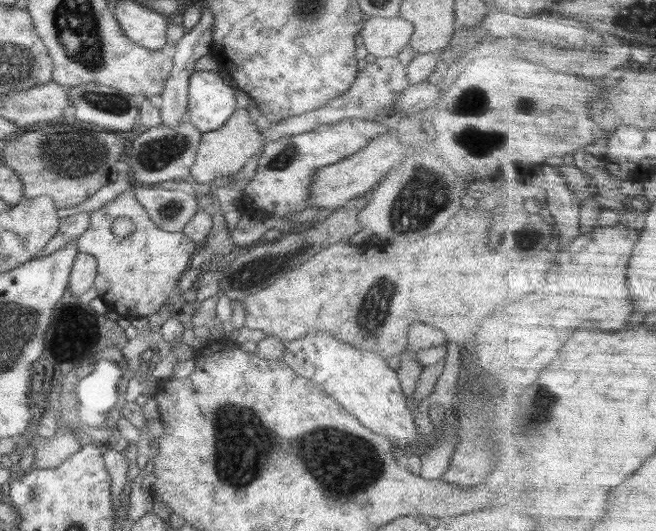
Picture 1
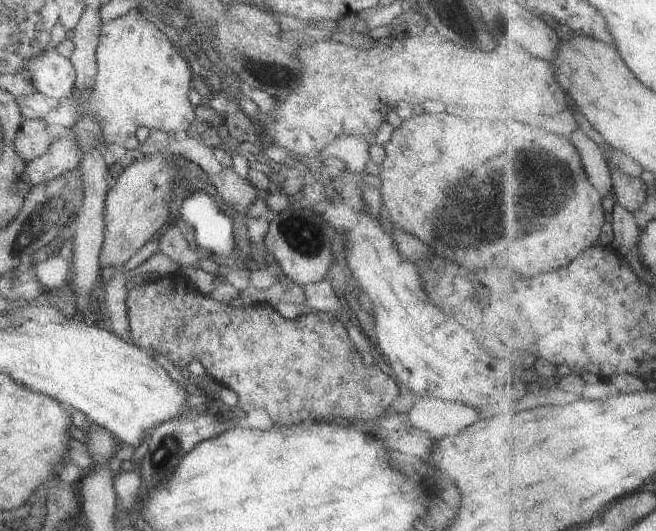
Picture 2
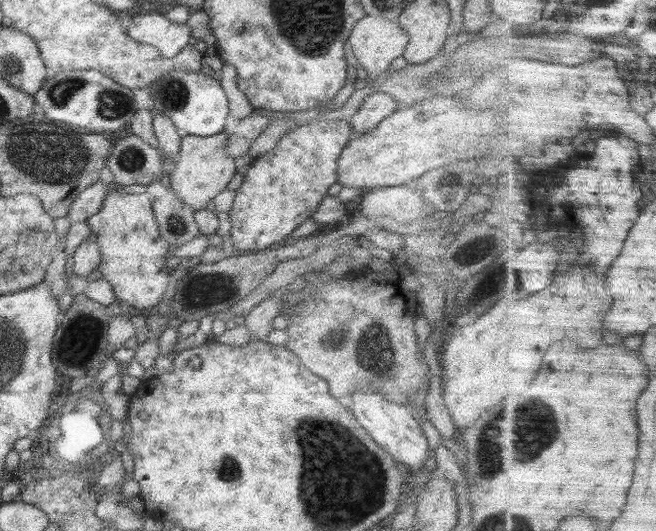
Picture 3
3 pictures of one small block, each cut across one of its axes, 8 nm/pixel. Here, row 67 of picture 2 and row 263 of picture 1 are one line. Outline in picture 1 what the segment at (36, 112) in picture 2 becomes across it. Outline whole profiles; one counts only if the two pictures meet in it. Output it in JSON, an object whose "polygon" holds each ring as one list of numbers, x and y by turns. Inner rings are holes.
{"polygon":[[132,188,116,195,114,200,102,205,102,208,90,213,90,228,77,237,78,251,86,252,94,256,97,262,97,273,94,279,94,288,110,311,124,316,124,322,128,318,148,317,155,314,160,307,171,299,171,295,178,292,177,284,181,275,189,268,193,254,201,250,201,246,189,239,183,232,168,232,158,228,148,216,147,210,138,202],[116,217,128,217,134,221,136,230,124,238,118,240,112,232,112,223]]}

